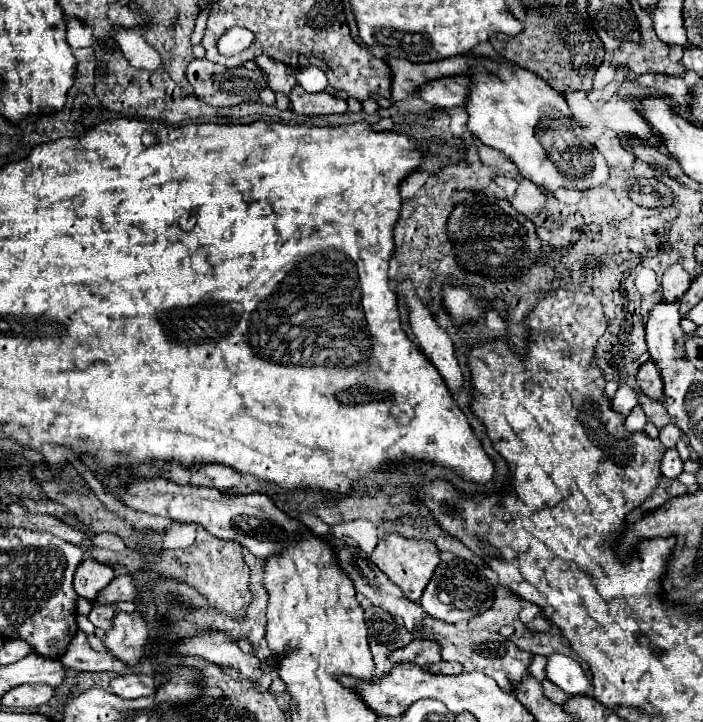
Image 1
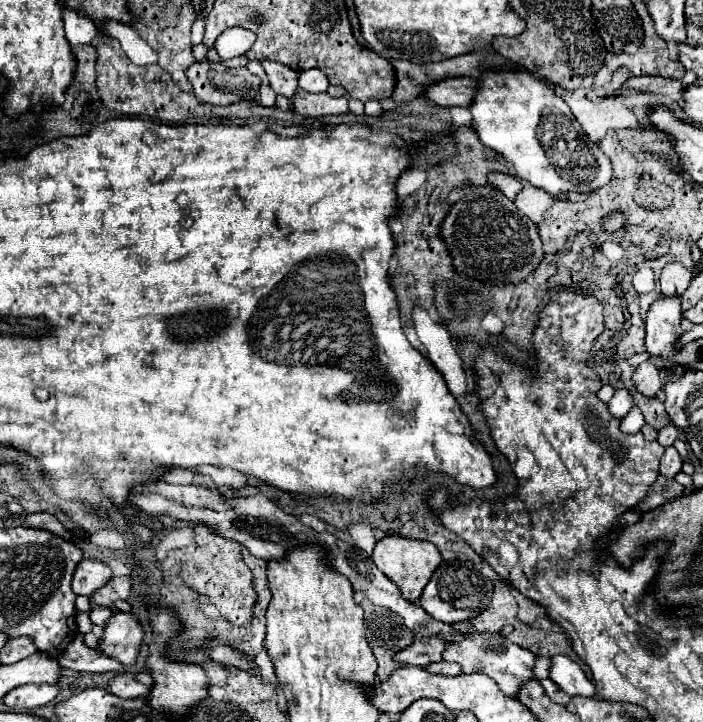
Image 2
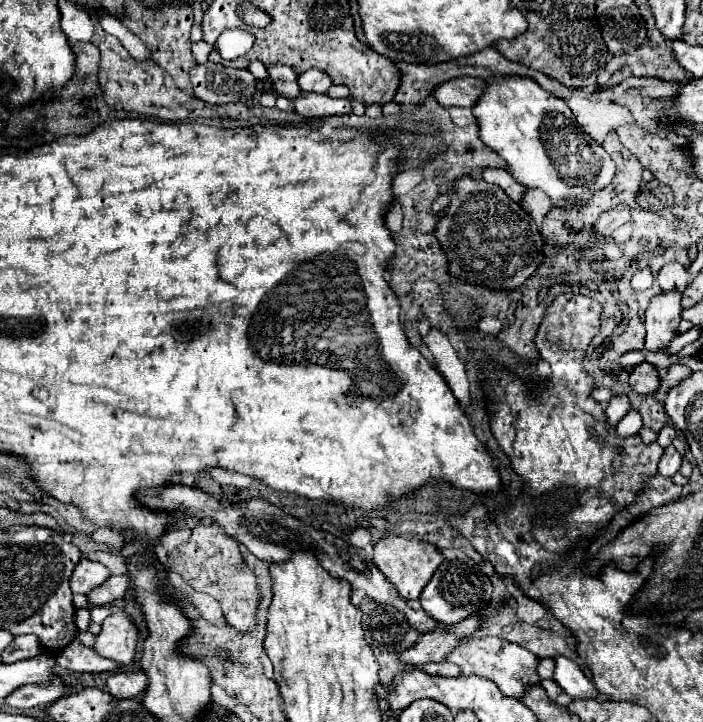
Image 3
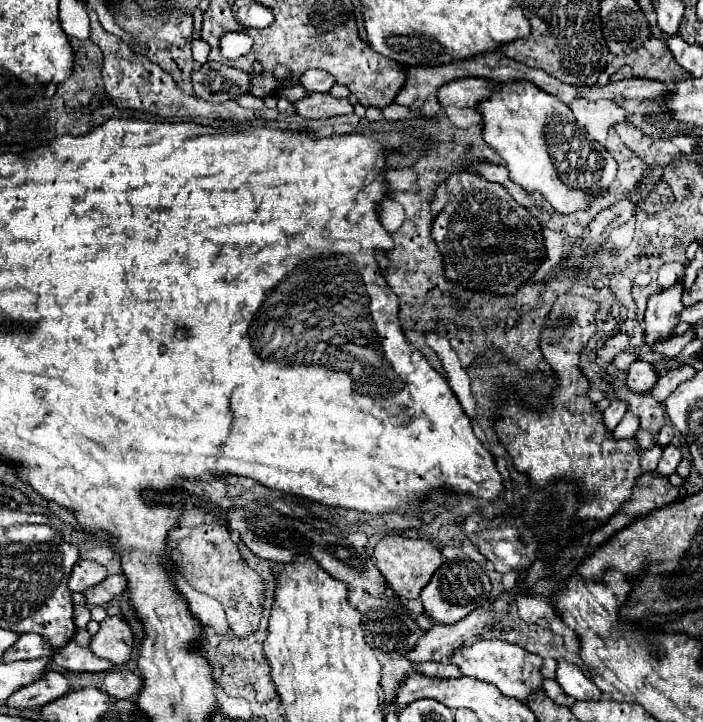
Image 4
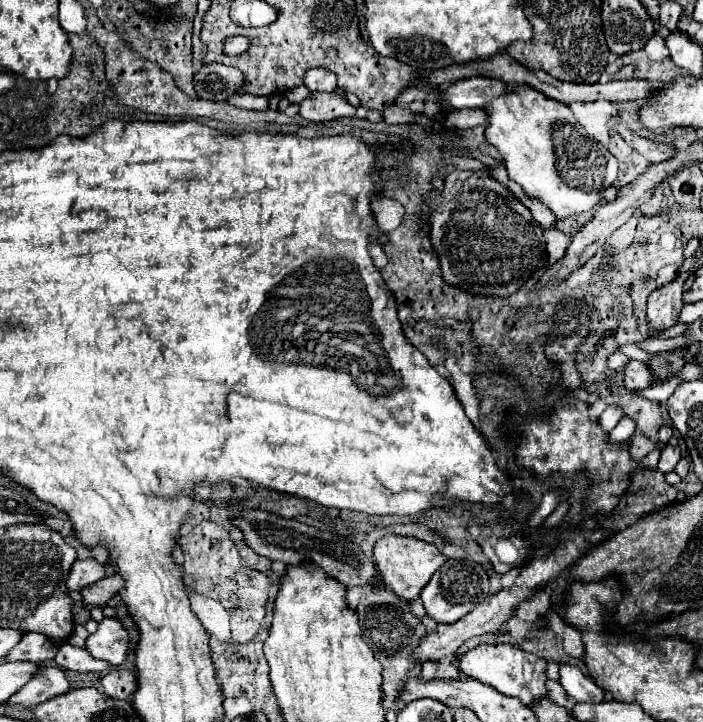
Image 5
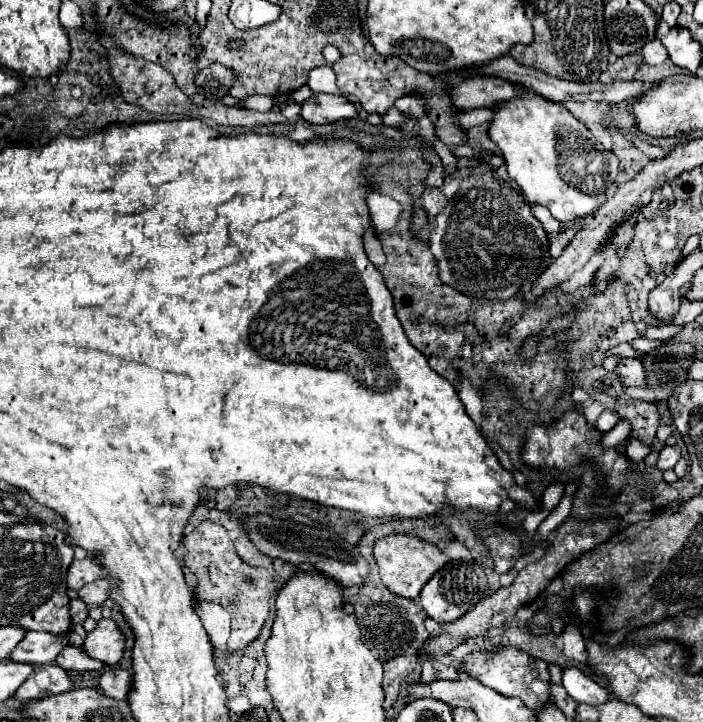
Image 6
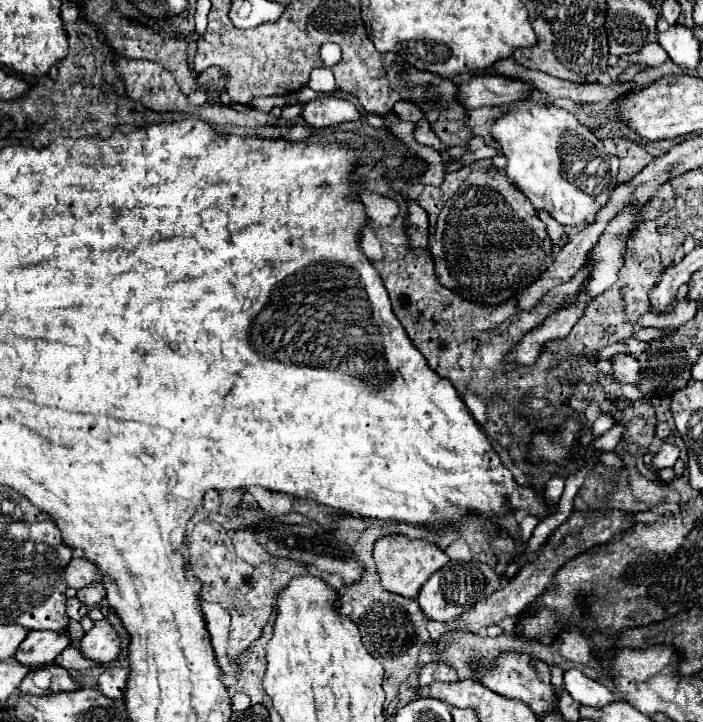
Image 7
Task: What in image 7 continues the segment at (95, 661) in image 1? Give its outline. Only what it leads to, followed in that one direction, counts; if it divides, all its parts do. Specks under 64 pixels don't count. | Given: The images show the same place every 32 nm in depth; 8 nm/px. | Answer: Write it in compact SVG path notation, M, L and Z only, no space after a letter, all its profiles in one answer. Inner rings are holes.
M74 646L64 648L64 650L58 654L58 658L54 660L54 664L62 666L62 668L66 668L66 670L86 670L86 668L96 668L96 666L100 666L98 662L88 660L88 658L86 658L78 648L74 648Z

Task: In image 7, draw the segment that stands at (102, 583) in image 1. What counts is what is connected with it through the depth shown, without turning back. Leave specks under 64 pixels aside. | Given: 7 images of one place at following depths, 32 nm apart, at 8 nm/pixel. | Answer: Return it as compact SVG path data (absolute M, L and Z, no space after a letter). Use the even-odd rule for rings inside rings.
M72 558L66 568L66 584L74 590L84 588L86 584L100 578L100 570L86 558Z

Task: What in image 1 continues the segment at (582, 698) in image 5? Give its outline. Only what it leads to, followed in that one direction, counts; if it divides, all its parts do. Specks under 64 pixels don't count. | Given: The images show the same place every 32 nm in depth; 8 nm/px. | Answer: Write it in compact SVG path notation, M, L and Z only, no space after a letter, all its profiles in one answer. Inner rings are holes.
M564 654L548 656L546 680L556 684L558 688L562 688L568 696L590 694L590 690L592 690L580 664L576 660L572 660L570 656L564 656Z

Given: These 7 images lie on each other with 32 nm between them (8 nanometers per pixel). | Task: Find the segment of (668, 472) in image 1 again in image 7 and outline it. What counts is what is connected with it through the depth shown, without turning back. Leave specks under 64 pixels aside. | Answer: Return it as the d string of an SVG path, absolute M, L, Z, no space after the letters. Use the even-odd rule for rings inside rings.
M664 442L662 448L660 448L660 450L656 452L656 456L654 456L654 468L658 468L658 470L662 470L662 468L672 468L672 466L676 464L678 456L680 456L678 446Z

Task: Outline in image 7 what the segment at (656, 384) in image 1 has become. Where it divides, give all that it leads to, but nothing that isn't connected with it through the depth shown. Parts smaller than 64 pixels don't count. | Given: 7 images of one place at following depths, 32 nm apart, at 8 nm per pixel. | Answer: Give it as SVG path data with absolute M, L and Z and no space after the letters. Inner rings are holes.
M624 354L612 356L612 374L620 384L634 384L634 386L640 384L642 376L638 360L634 356L624 356Z

